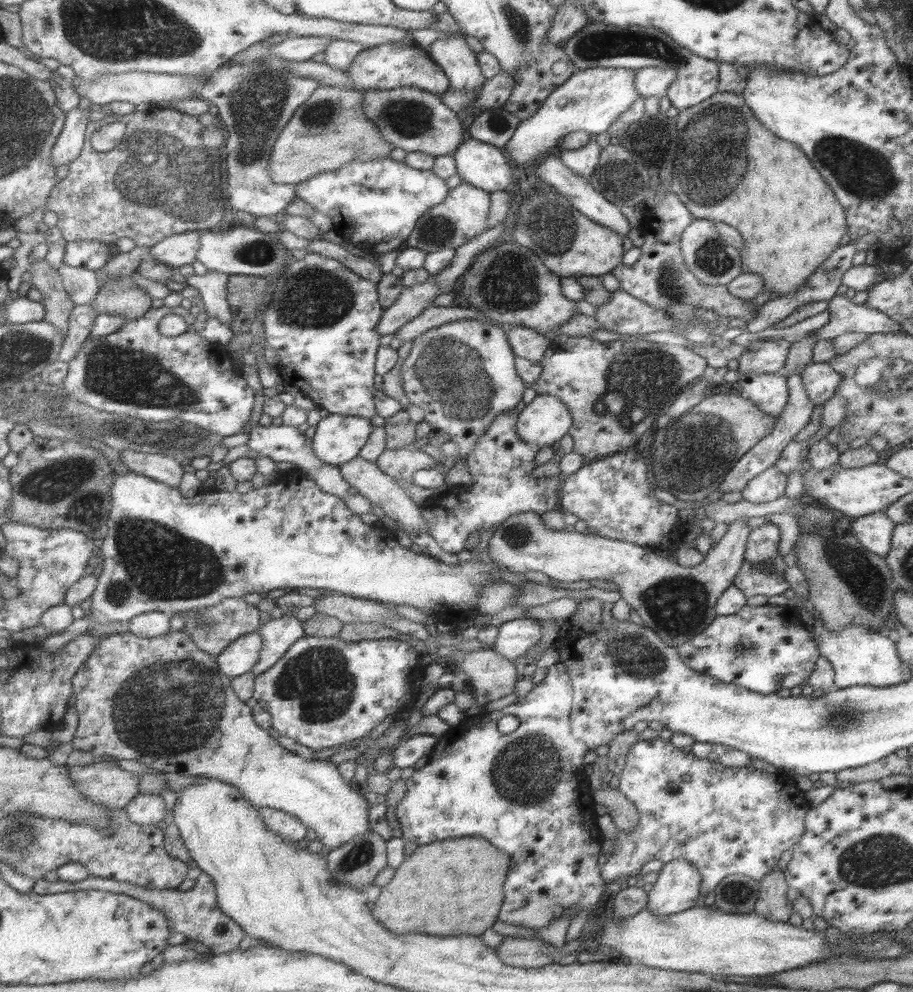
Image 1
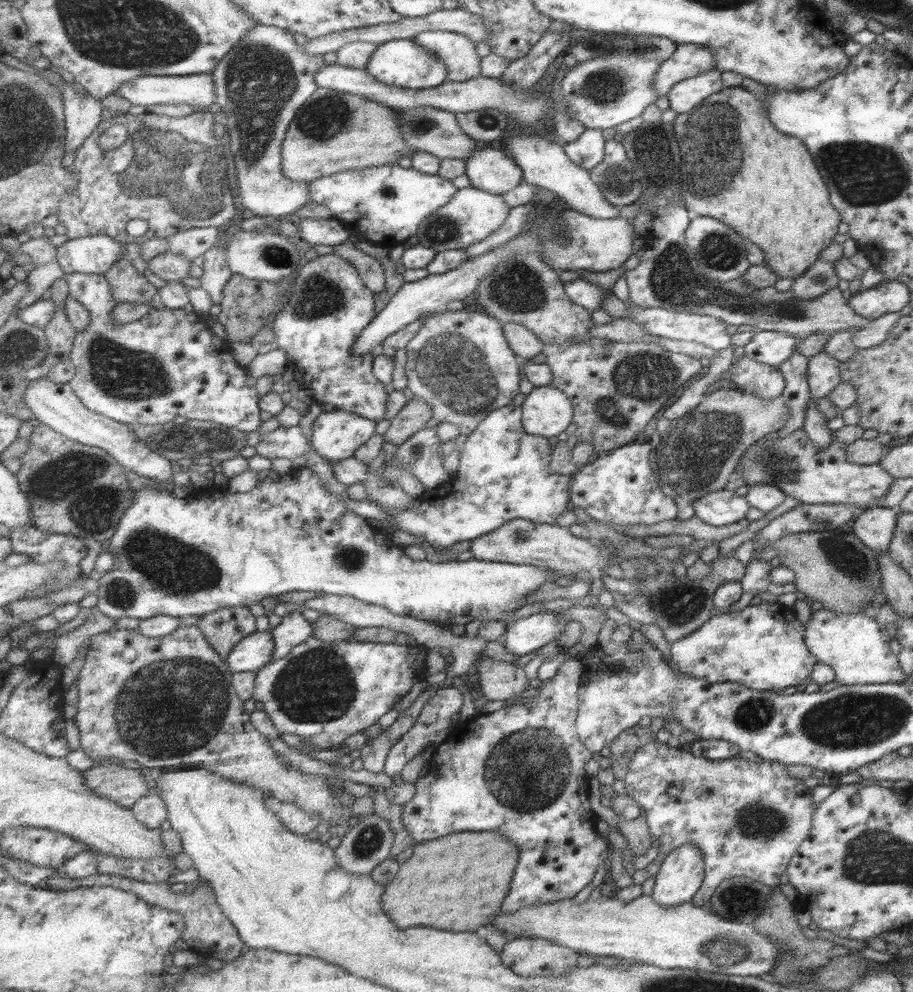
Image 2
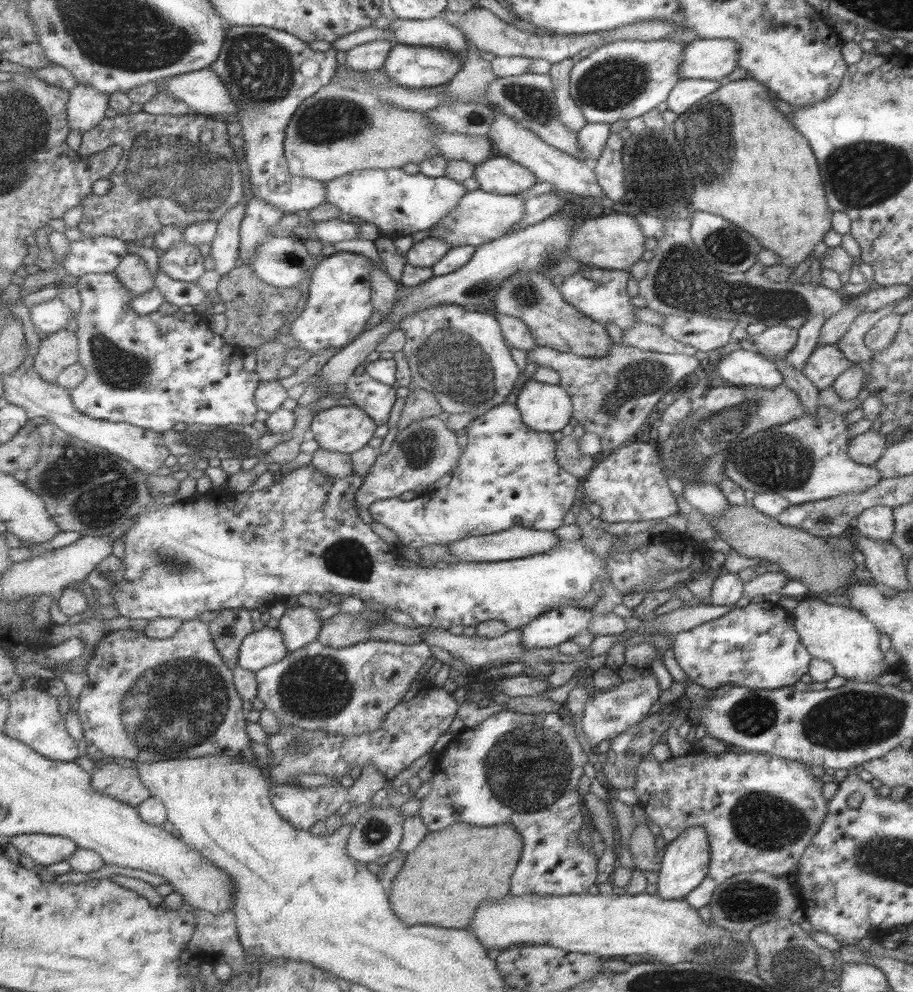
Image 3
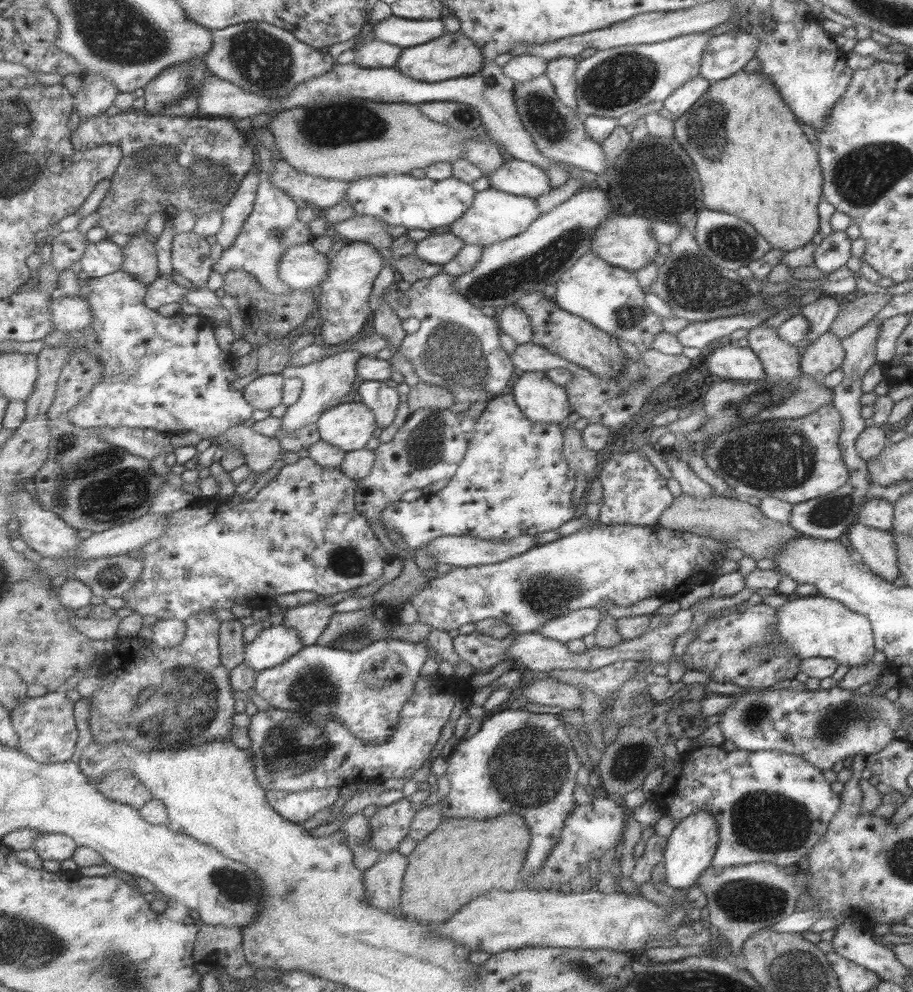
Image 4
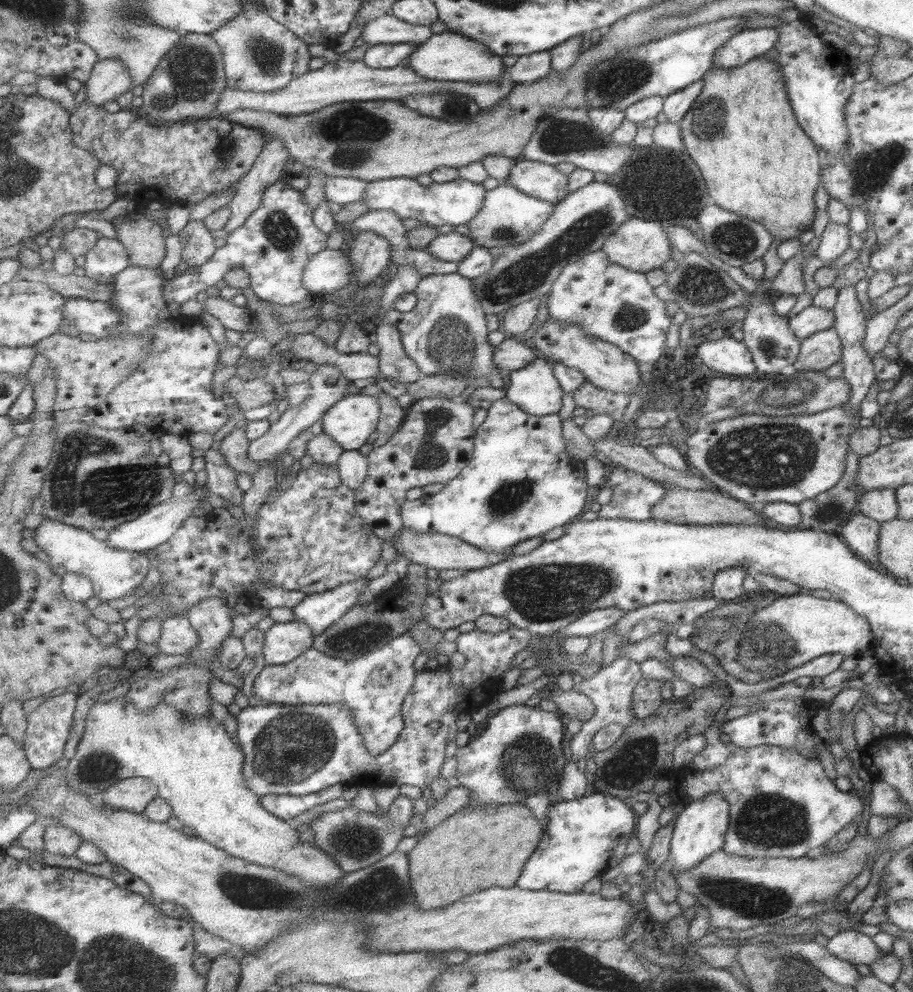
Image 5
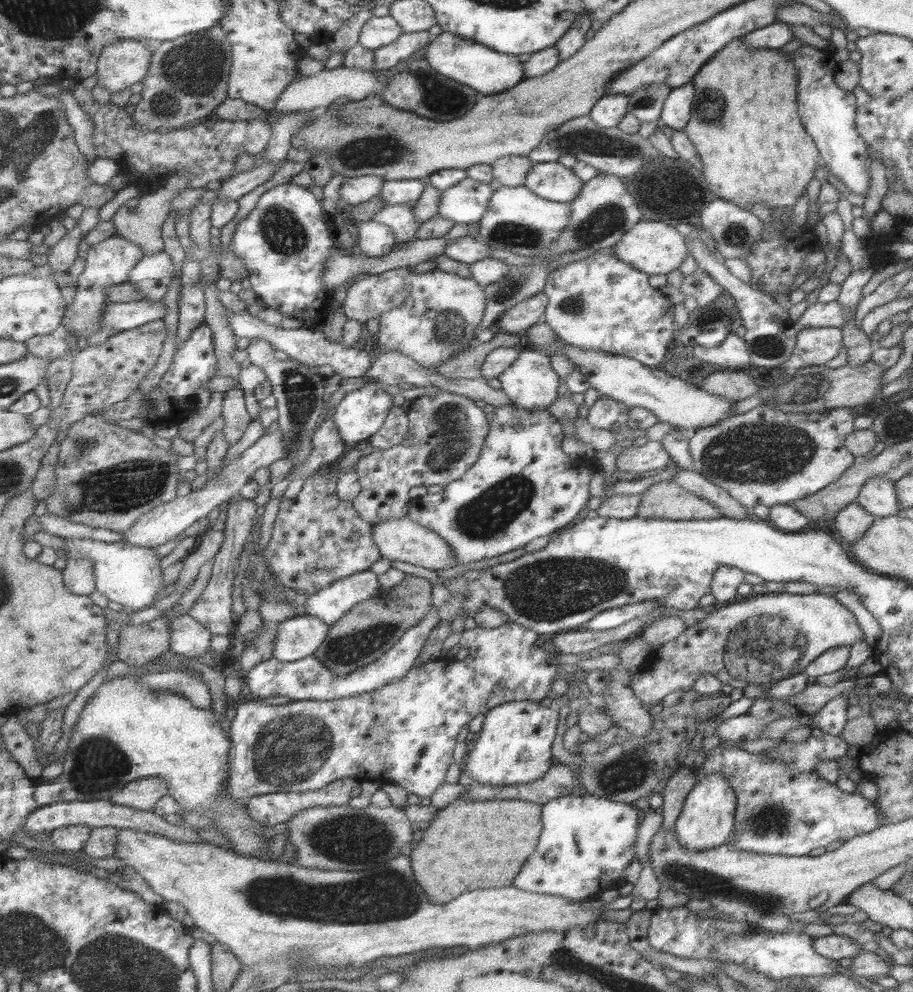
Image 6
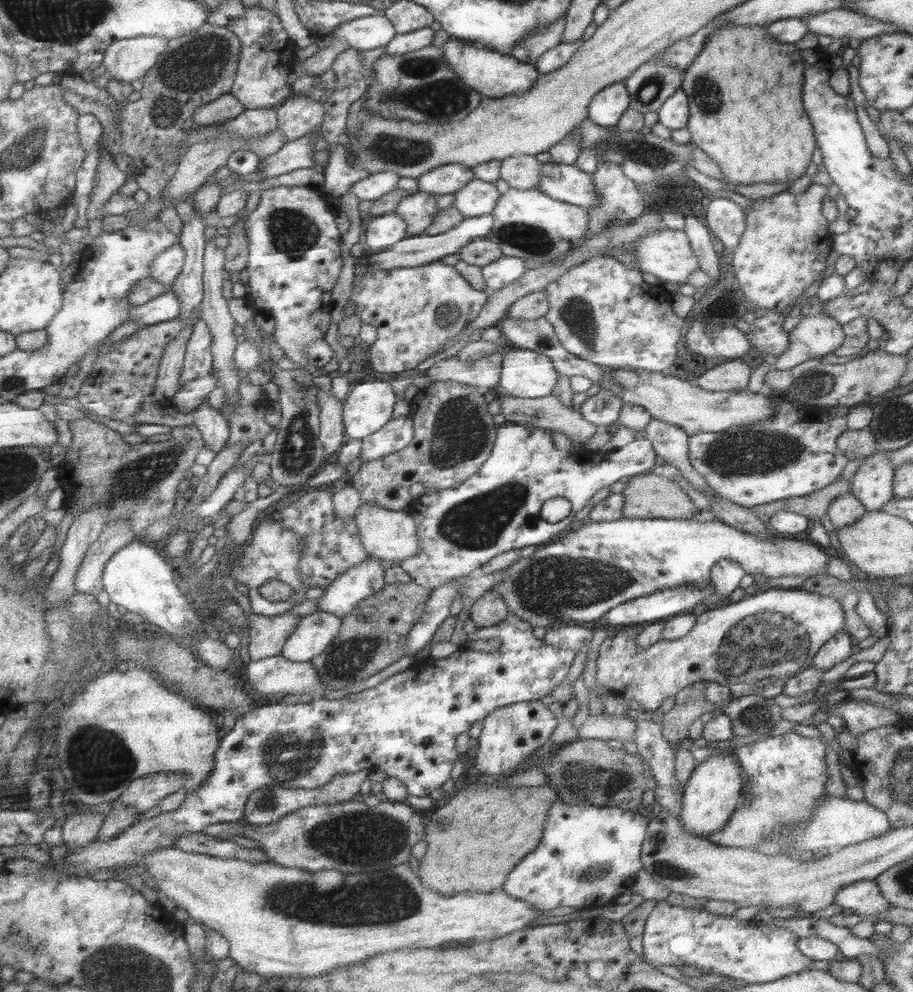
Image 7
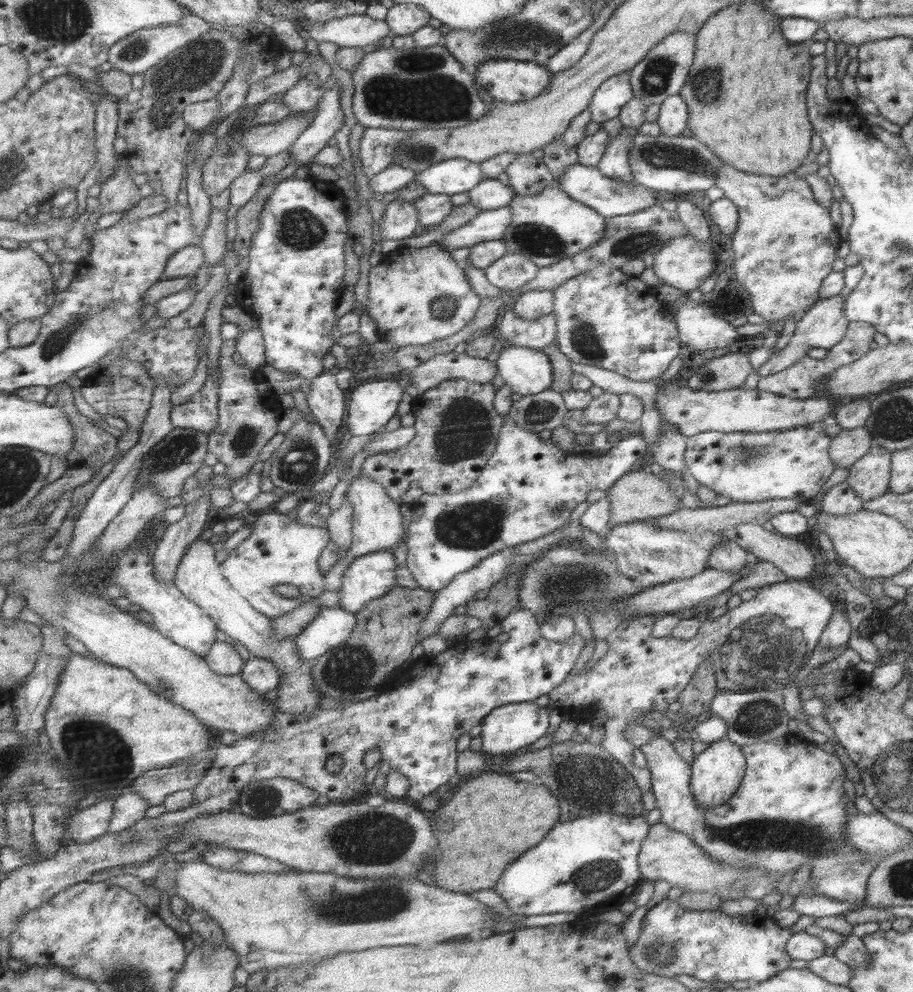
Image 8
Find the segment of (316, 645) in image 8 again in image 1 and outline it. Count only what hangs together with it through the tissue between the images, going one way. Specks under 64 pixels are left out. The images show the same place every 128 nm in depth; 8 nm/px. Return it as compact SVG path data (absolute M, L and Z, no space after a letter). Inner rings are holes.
M261 632L245 634L217 656L221 673L233 678L248 674L257 665L261 651L263 651Z

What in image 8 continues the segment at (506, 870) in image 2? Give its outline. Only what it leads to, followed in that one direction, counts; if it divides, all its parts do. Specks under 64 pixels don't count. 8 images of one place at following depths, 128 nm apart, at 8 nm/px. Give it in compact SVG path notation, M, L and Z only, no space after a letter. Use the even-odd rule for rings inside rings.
M493 770L464 781L455 789L455 793L448 803L439 806L434 814L439 820L435 822L433 828L439 828L439 824L443 826L439 830L434 830L439 838L437 870L433 874L435 884L449 888L453 892L466 893L493 888L511 862L515 862L529 848L535 848L545 838L545 834L557 825L557 820L561 818L561 808L559 808L559 800L553 796L553 792L538 781L524 782L507 776L506 773Z

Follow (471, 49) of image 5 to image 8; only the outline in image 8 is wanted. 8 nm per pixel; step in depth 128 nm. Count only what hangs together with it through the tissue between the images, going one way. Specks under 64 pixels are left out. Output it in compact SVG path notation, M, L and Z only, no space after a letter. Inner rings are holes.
M493 58L479 66L475 82L497 101L529 101L551 85L553 72L533 61Z

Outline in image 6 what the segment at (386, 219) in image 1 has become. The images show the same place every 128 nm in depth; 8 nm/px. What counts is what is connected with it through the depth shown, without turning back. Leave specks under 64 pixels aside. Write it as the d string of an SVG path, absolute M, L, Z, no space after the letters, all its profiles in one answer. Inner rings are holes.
M468 176L442 192L439 215L456 224L479 223L487 213L494 192L489 184ZM393 179L385 181L380 198L389 205L417 205L425 190L424 179Z

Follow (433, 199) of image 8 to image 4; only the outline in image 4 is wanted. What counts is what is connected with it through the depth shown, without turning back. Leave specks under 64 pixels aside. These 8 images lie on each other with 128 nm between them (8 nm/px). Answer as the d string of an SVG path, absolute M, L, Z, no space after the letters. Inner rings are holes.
M357 215L350 220L333 224L331 236L335 239L343 239L367 242L379 253L390 261L401 276L401 280L412 285L422 279L429 279L443 271L443 265L427 263L418 258L416 254L395 259L392 254L392 245L395 238L387 234L387 225L380 218Z

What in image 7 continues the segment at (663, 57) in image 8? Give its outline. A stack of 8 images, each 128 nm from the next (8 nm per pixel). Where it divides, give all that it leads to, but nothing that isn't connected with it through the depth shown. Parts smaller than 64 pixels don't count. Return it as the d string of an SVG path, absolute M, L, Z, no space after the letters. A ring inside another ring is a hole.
M657 54L623 81L630 96L628 107L631 110L641 114L655 112L669 95L680 88L684 72L666 65L661 54Z

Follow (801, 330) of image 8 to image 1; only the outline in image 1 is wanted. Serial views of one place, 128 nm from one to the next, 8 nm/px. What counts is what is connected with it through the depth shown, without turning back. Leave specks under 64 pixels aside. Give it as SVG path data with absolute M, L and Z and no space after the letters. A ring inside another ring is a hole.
M809 362L800 372L805 394L814 405L823 404L837 388L841 375L827 362Z

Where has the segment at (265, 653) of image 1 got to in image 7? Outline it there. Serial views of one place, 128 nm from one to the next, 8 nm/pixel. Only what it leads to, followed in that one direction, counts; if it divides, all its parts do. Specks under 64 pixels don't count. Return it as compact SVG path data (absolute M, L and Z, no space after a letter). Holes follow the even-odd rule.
M371 556L363 564L349 568L326 587L319 598L319 608L344 618L353 613L361 601L380 593L387 586L387 568L381 564L381 558Z

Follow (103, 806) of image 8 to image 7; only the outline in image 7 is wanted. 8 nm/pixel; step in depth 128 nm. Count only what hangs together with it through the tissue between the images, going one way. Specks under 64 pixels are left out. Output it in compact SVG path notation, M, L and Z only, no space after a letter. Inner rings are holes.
M96 813L74 814L62 826L62 841L68 847L89 846L97 840L104 820Z

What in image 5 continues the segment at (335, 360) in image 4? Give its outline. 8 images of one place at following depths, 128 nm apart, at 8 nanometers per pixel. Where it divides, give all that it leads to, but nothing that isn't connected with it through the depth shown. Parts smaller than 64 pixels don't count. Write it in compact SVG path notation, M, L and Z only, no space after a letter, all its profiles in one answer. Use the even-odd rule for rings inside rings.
M333 363L318 365L318 369L312 373L310 380L311 386L313 386L313 393L311 393L309 399L303 403L303 407L299 405L299 407L293 407L285 411L261 438L250 441L249 457L251 457L251 459L260 463L261 461L287 454L289 442L293 442L293 438L297 438L303 430L311 428L315 422L322 420L329 409L333 408L337 402L343 400L345 396L350 394L349 377L343 375L341 369L335 367Z

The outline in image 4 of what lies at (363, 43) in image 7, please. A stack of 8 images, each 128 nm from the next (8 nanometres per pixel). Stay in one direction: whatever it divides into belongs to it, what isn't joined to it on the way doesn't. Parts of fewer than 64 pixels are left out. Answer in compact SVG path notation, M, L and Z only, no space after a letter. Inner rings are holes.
M391 14L373 26L371 37L406 49L437 40L447 32L442 18L407 20Z

